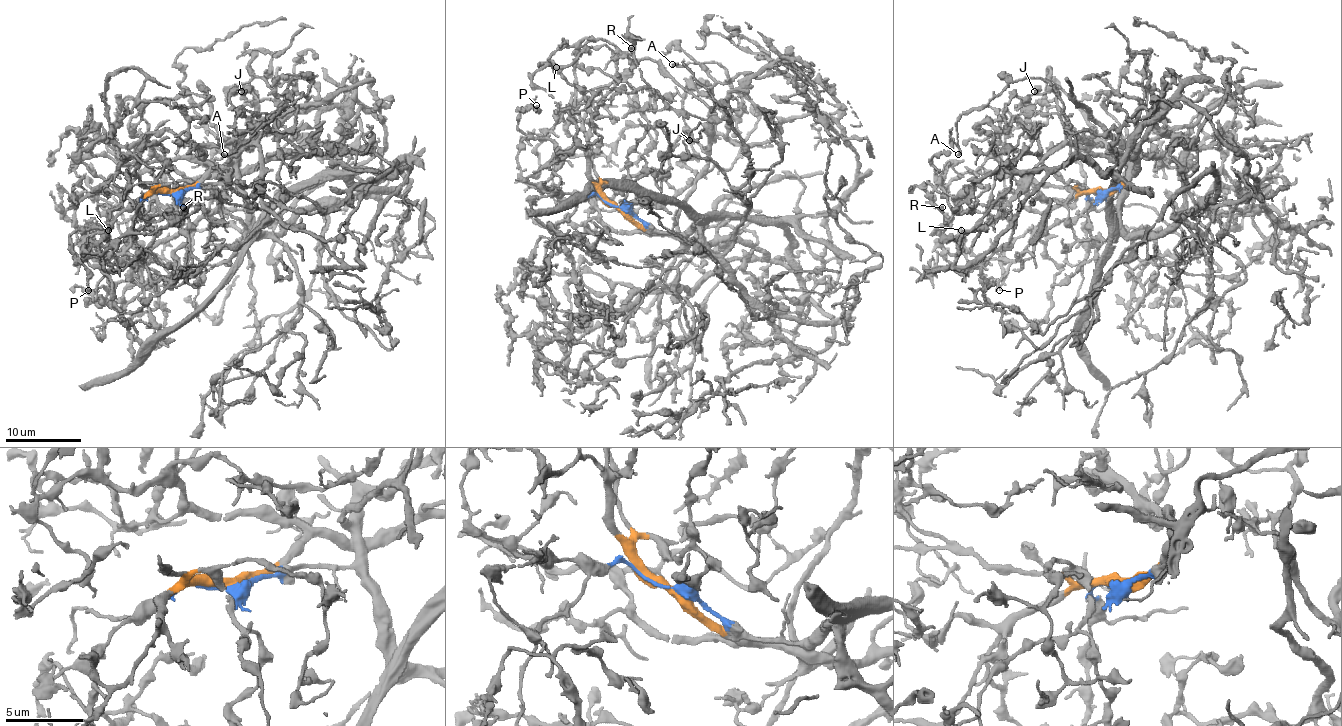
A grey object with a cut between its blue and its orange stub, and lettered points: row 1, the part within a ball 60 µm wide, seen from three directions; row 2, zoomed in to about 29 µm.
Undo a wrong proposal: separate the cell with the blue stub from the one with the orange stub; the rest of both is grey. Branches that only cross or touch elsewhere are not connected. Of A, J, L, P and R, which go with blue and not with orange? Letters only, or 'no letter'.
A, R

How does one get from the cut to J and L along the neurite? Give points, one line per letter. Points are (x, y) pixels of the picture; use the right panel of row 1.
J: (1100, 193), (1119, 184), (1125, 159), (1093, 133), (1081, 138), (1100, 144), (1085, 142), (1051, 87), (1034, 91)
L: (1100, 193), (1080, 191), (1062, 201), (1015, 260), (990, 260), (958, 269), (954, 265), (956, 241), (962, 229)

